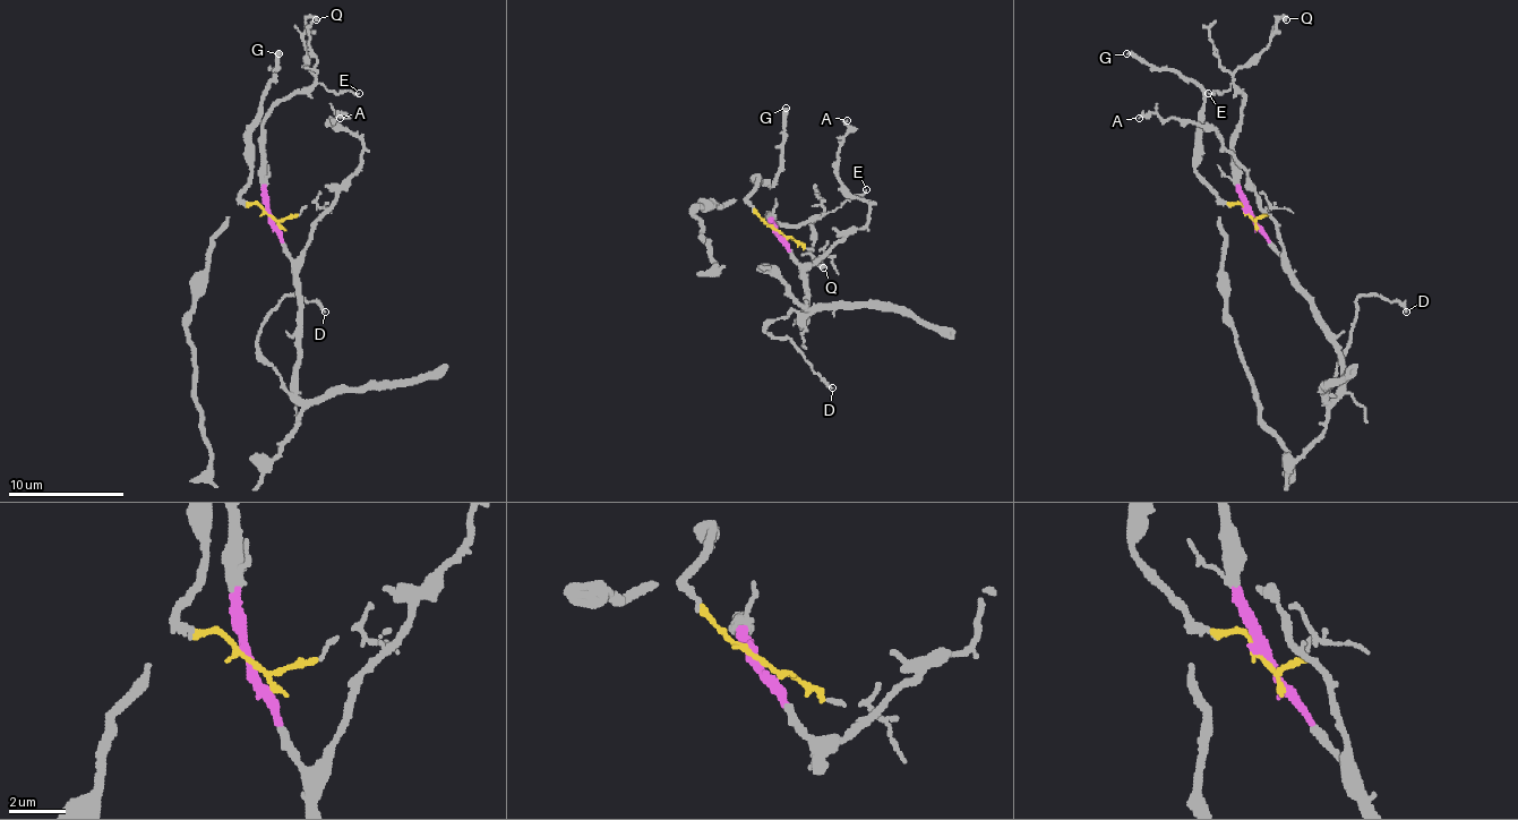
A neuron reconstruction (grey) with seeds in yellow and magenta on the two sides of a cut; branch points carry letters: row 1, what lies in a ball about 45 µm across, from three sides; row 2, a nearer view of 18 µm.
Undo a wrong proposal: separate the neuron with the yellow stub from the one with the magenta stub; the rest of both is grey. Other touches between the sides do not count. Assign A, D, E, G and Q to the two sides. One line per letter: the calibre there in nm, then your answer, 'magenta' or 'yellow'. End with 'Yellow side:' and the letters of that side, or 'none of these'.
A: calibre 190 nm; magenta
D: calibre 180 nm; magenta
E: calibre 130 nm; magenta
G: calibre 280 nm; yellow
Q: calibre 280 nm; magenta
Yellow side: G

